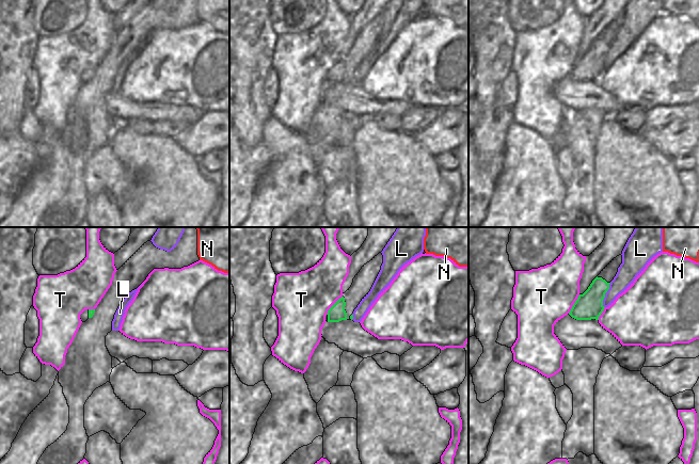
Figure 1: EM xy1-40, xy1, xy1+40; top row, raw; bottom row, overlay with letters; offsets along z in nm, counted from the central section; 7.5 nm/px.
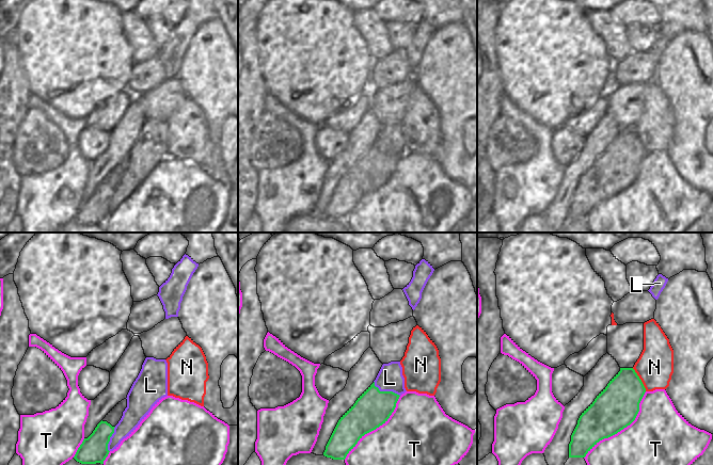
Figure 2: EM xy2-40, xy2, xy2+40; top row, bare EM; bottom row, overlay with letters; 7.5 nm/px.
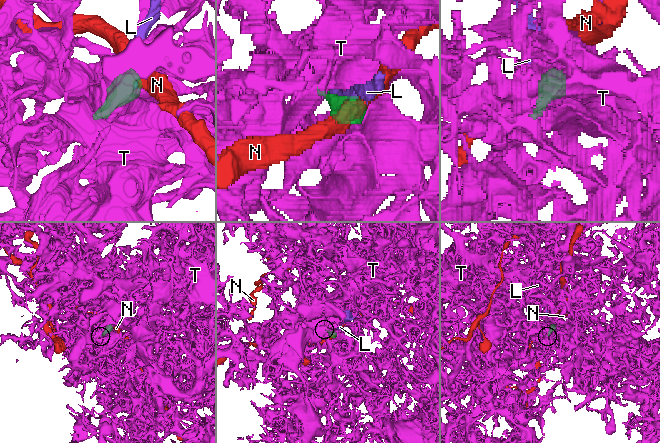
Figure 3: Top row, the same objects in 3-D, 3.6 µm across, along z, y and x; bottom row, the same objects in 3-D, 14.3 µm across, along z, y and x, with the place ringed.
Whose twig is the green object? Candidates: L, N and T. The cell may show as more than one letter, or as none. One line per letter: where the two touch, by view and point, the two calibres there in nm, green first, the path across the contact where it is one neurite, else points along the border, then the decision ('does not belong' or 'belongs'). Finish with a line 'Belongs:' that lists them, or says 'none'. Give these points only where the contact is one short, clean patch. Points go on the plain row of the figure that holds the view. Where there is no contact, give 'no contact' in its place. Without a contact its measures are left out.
L: contact xy2 (385, 153); calibres 280 and 190 nm; does not belong
N: contact xy2+40 (640, 141); calibres 320 and 280 nm; border xy2+40 (632, 129), (646, 151); does not belong
T: contact xy2+40 (622, 190); calibres 320 and 500 nm; does not belong
Belongs: none

